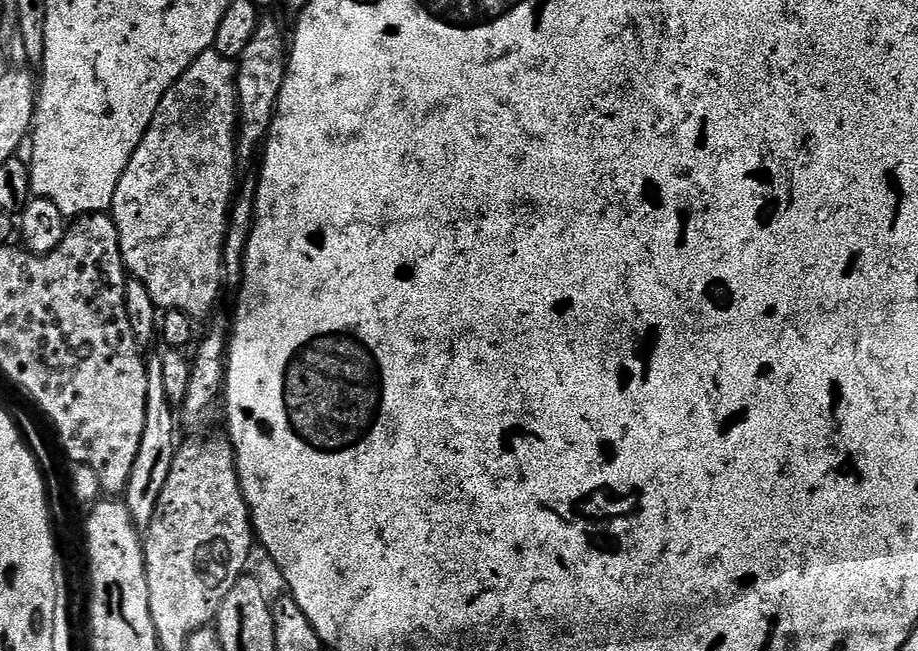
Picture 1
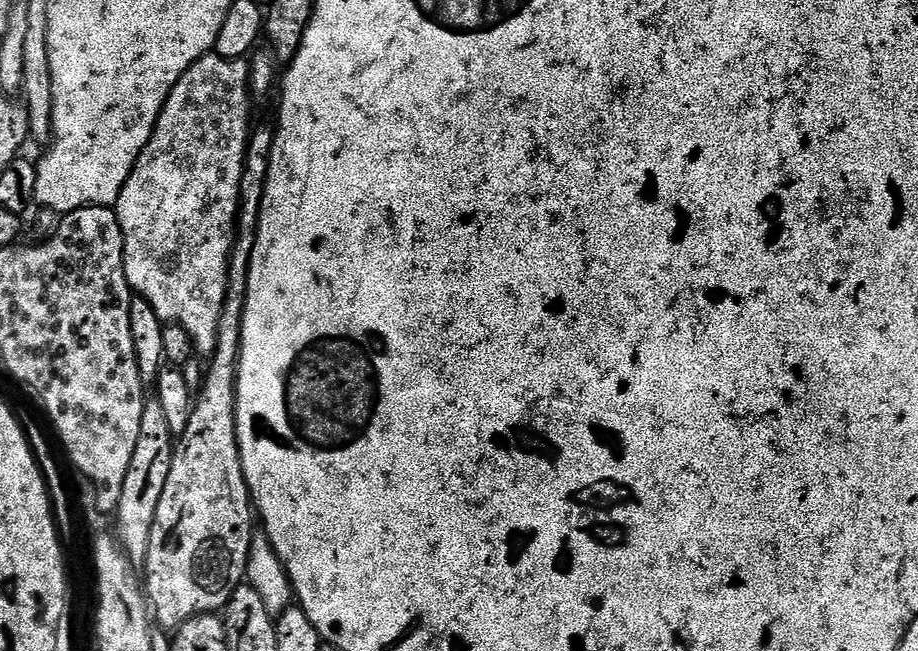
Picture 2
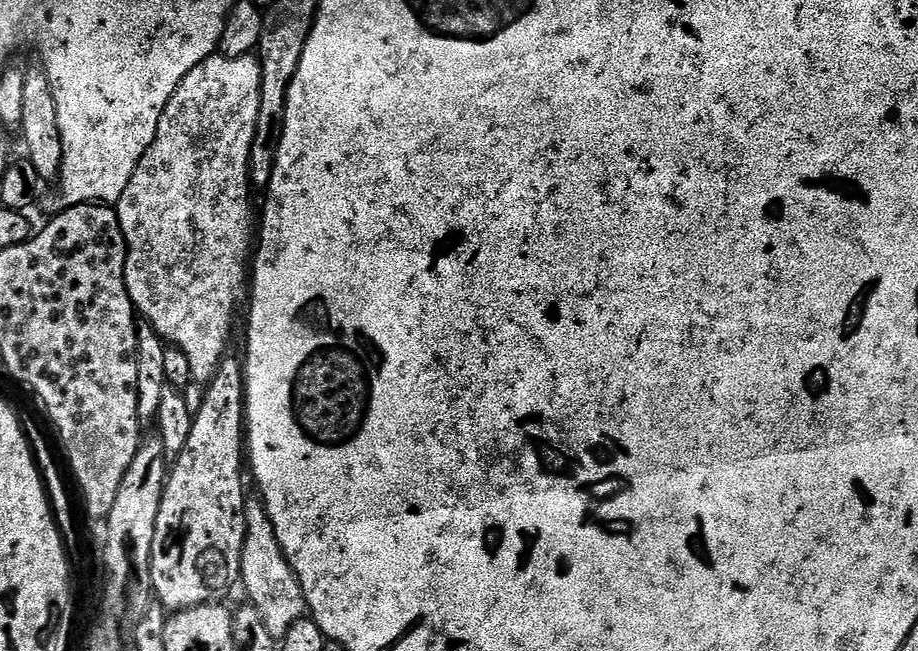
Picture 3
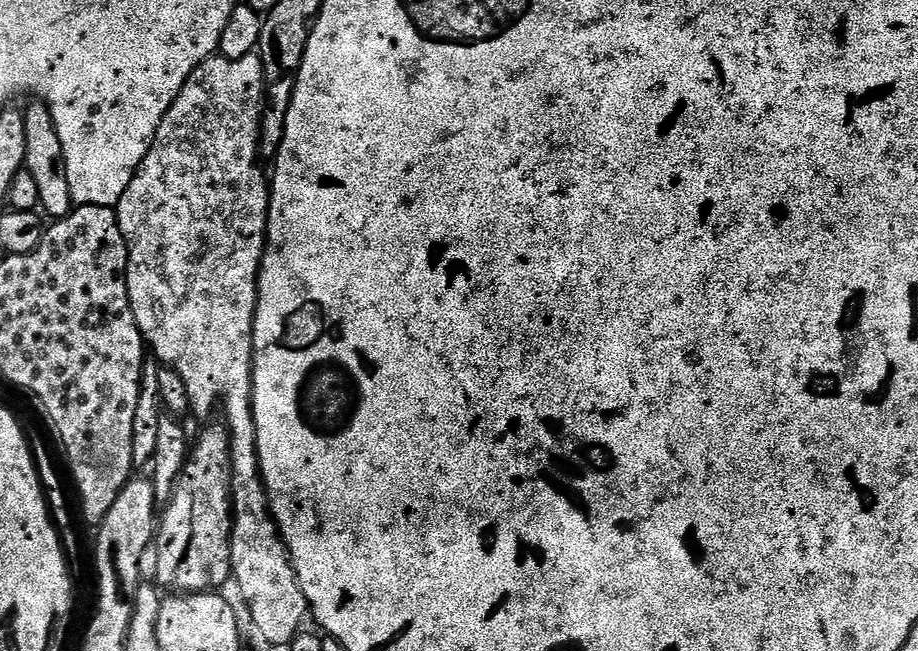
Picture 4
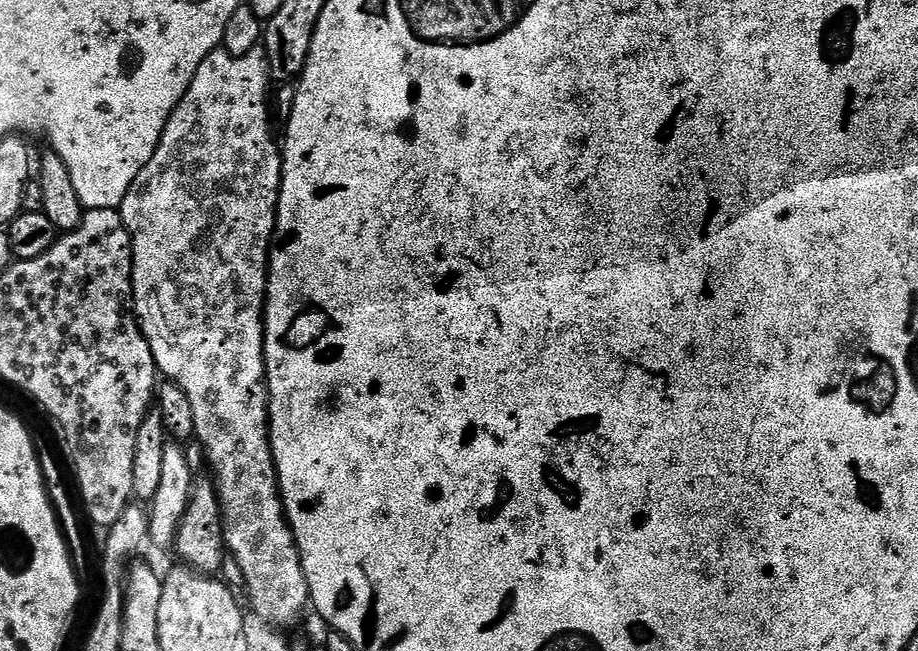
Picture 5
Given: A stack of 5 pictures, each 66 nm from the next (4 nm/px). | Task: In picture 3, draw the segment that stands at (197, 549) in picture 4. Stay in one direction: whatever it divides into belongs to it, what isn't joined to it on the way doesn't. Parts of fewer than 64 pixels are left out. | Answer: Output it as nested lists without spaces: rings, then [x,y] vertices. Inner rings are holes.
[[[233,354],[225,355],[224,361],[218,366],[218,370],[212,375],[203,389],[204,397],[200,400],[200,408],[195,409],[192,425],[190,426],[190,439],[182,450],[180,456],[175,457],[170,471],[167,473],[167,483],[164,485],[164,493],[160,509],[158,510],[157,526],[154,530],[154,544],[152,552],[152,591],[155,599],[163,604],[165,609],[172,612],[180,612],[183,608],[197,608],[199,604],[211,604],[224,598],[227,591],[237,587],[240,579],[240,567],[242,566],[242,546],[246,538],[246,514],[244,513],[244,476],[246,480],[246,425],[244,423],[244,365],[241,357]]]

